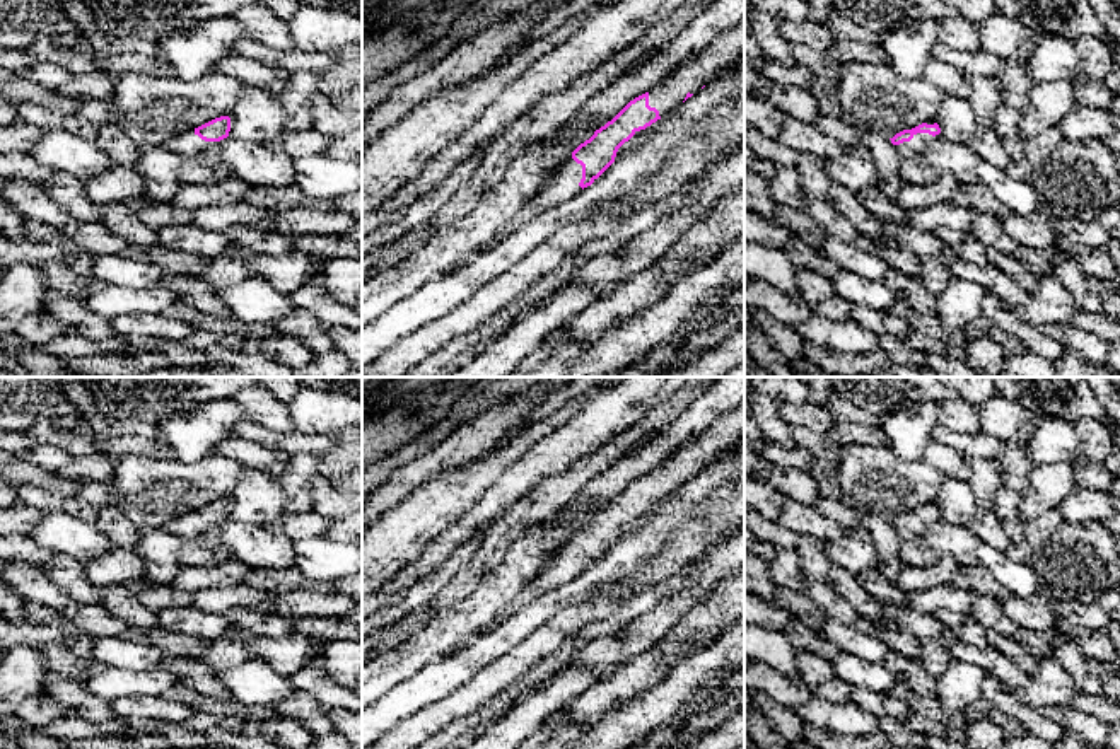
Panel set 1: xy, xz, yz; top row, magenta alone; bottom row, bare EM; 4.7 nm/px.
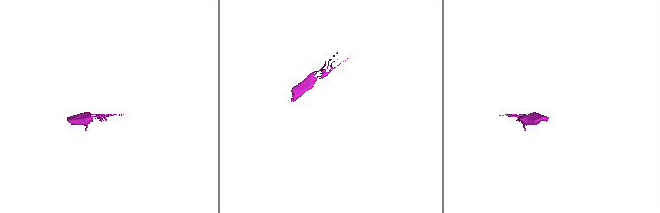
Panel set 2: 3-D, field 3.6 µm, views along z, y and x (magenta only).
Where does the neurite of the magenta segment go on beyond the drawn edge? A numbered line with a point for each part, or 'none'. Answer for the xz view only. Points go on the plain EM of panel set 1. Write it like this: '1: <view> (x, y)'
1: xz (726, 429)
2: xz (564, 565)

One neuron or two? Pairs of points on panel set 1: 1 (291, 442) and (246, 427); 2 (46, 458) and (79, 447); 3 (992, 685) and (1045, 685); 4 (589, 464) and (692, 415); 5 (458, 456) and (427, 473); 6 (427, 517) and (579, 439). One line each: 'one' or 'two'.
1: one
2: two
3: two
4: two
5: one
6: two

